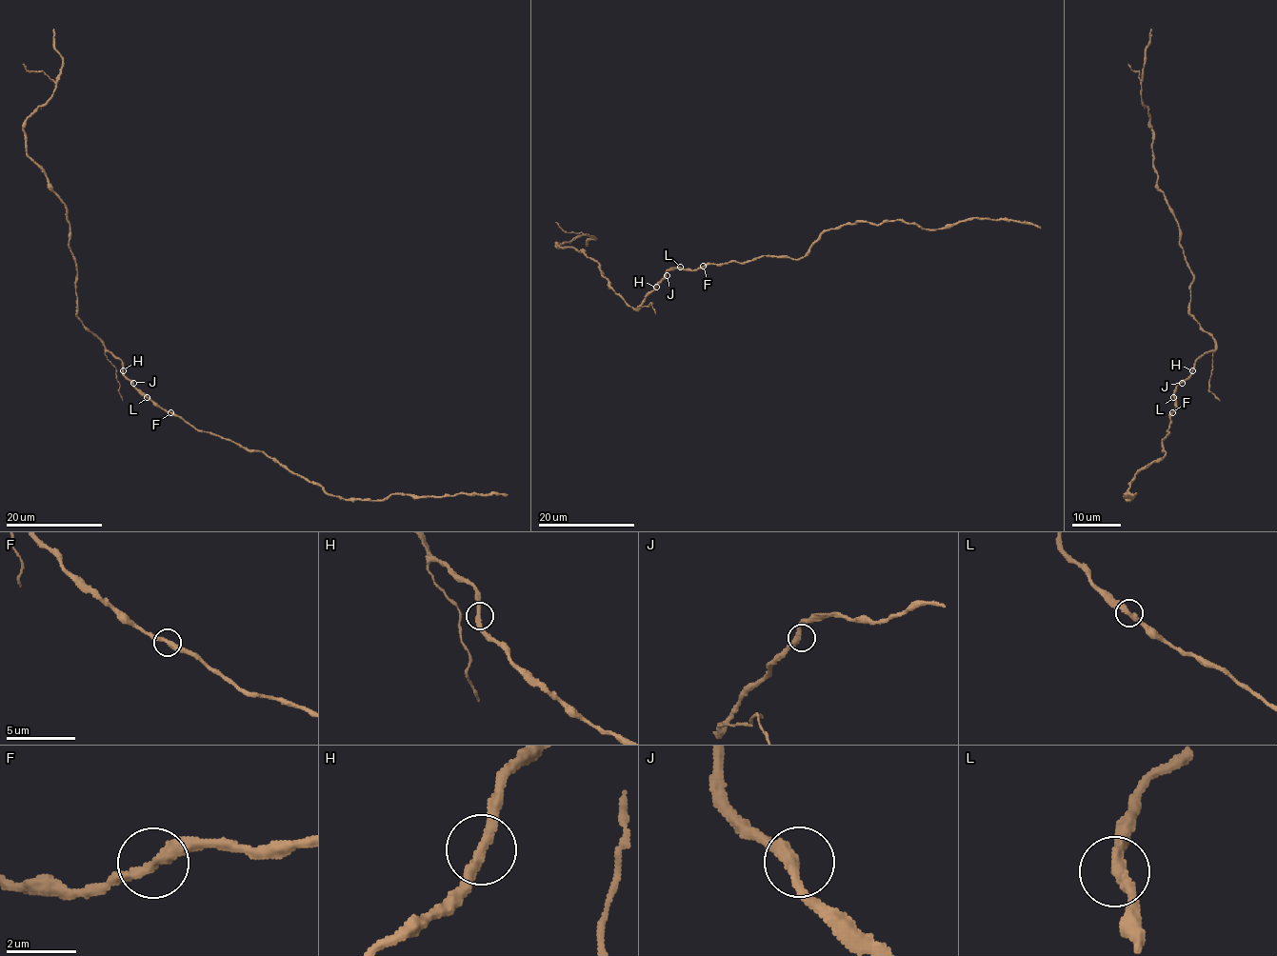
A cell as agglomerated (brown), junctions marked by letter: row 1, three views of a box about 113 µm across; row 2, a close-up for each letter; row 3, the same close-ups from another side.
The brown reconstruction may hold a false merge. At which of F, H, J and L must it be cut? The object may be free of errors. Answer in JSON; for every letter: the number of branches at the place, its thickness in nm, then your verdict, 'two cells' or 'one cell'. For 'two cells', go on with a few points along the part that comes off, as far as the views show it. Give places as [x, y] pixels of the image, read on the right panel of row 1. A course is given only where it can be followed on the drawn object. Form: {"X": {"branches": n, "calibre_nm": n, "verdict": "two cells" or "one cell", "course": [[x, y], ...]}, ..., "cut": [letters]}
{"F": {"branches": 2, "calibre_nm": 320, "verdict": "one cell"}, "H": {"branches": 2, "calibre_nm": 320, "verdict": "one cell"}, "J": {"branches": 2, "calibre_nm": 340, "verdict": "one cell"}, "L": {"branches": 2, "calibre_nm": 320, "verdict": "one cell"}, "cut": []}

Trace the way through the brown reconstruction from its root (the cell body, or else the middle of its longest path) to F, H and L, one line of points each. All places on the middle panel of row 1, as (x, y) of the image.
F: (664, 274), (675, 268), (696, 269), (703, 266)
H: (664, 274), (656, 287)
L: (664, 274), (680, 267)

